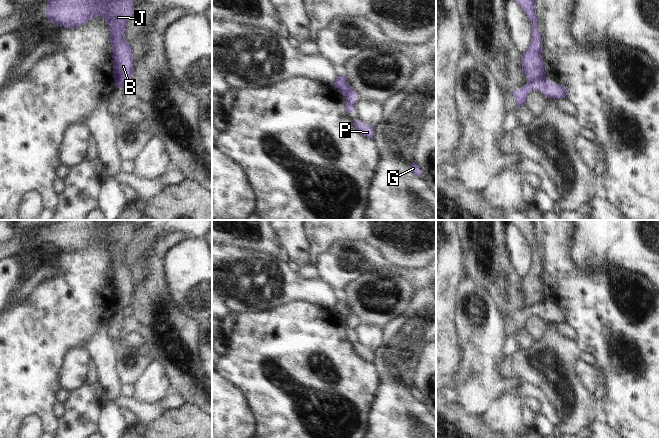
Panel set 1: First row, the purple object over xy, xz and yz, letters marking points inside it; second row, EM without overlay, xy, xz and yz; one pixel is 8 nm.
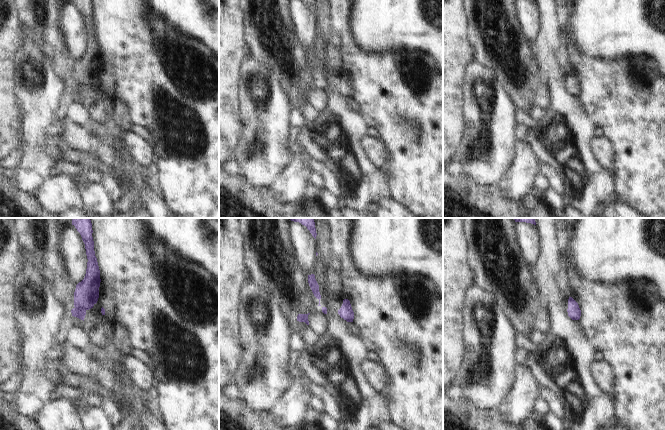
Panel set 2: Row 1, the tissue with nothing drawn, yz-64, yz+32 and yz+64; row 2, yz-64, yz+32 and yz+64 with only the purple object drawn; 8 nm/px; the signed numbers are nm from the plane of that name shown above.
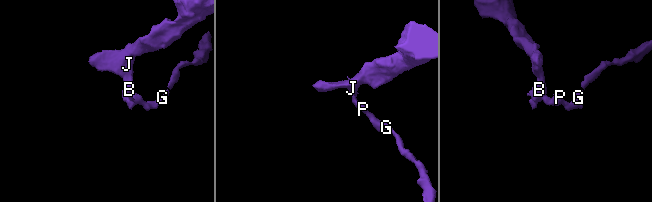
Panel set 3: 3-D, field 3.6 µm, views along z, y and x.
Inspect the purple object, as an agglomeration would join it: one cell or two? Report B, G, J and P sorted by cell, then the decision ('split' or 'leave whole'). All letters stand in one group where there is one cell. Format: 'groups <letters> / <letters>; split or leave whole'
groups B J / G P; split

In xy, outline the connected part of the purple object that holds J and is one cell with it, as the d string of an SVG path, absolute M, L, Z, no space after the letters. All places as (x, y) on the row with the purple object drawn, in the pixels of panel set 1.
M48 0L45 12L49 21L64 28L82 26L95 16L103 17L110 30L114 82L116 87L122 88L130 81L134 64L131 45L124 40L126 25L134 8L133 0Z

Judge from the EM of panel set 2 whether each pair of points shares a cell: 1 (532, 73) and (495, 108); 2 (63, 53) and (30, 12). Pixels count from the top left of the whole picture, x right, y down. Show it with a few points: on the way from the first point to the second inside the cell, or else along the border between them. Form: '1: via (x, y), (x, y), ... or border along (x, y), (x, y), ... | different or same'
1: border along (495, 75), (509, 95), (516, 111) | different
2: via (53, 43), (40, 22) | same

